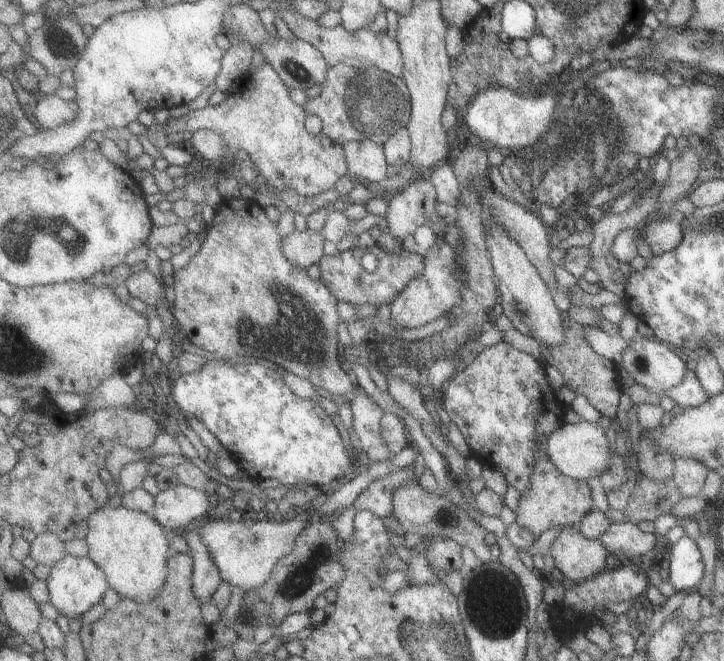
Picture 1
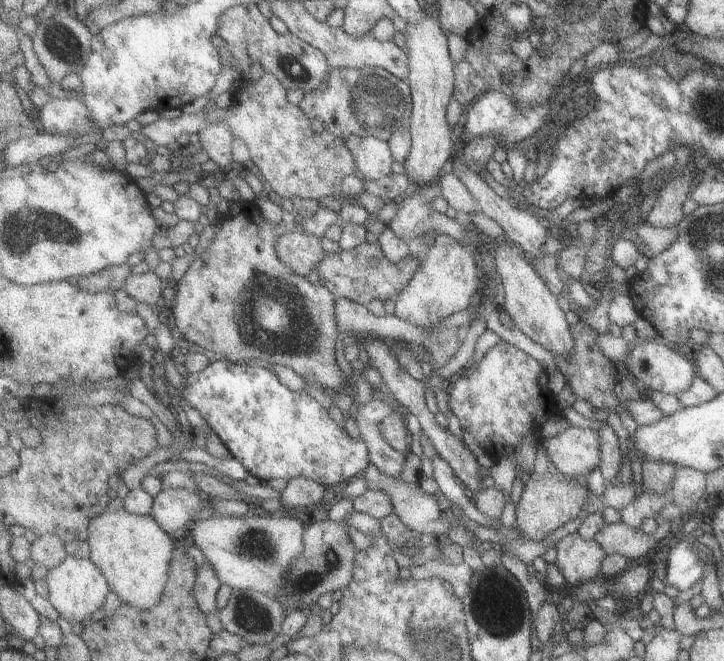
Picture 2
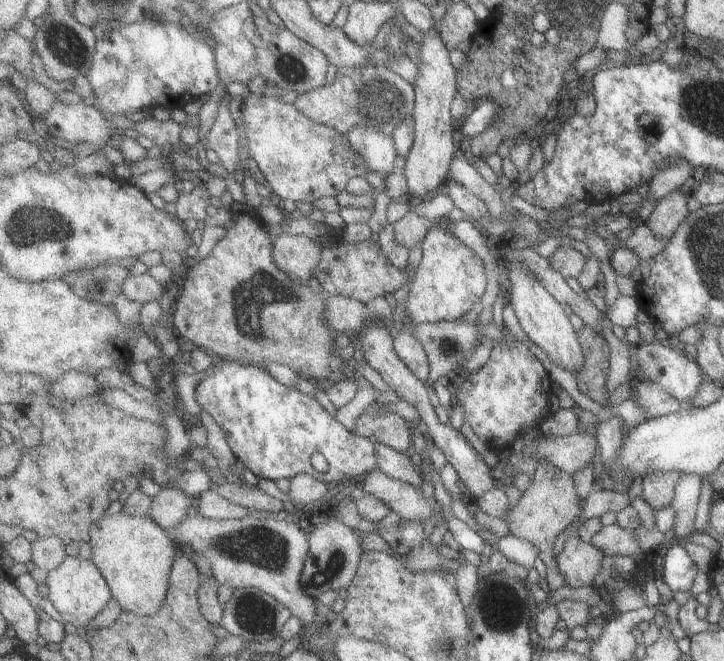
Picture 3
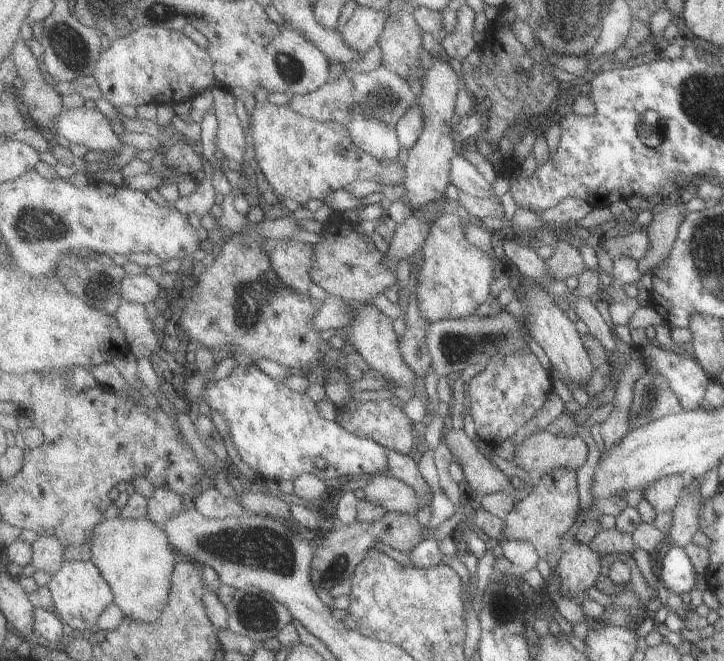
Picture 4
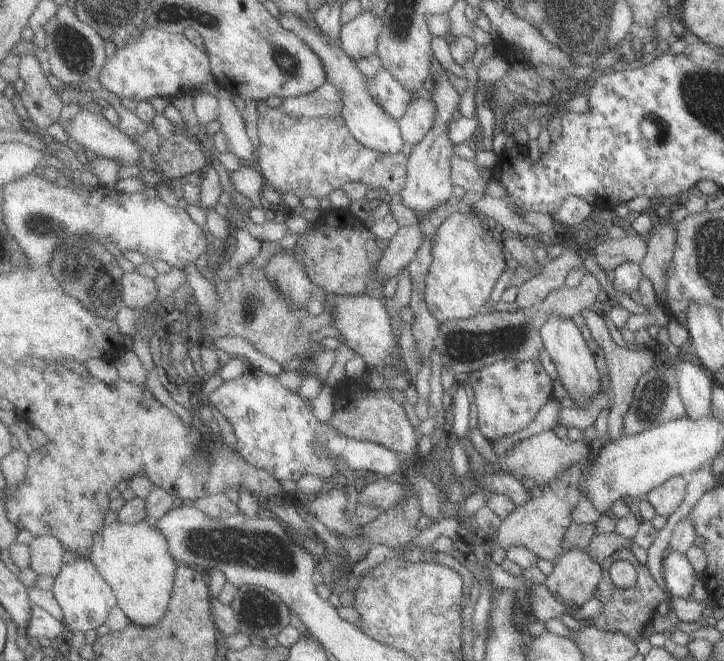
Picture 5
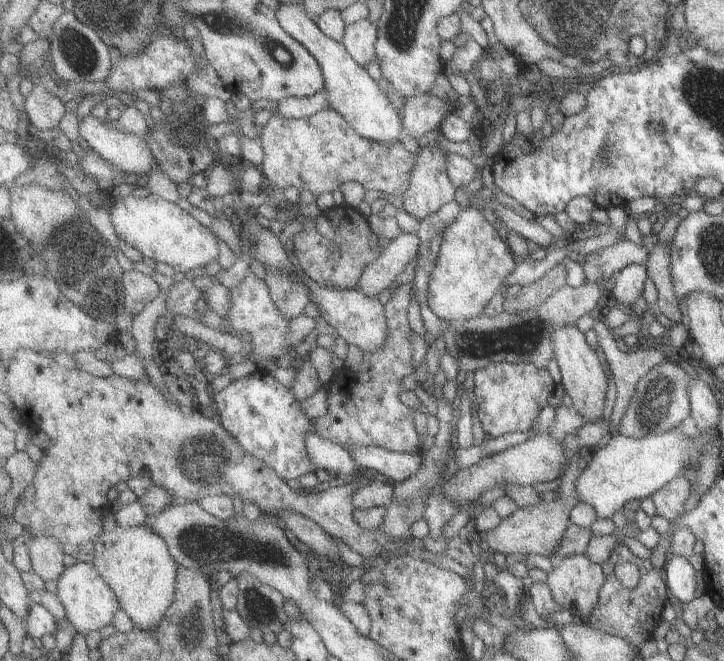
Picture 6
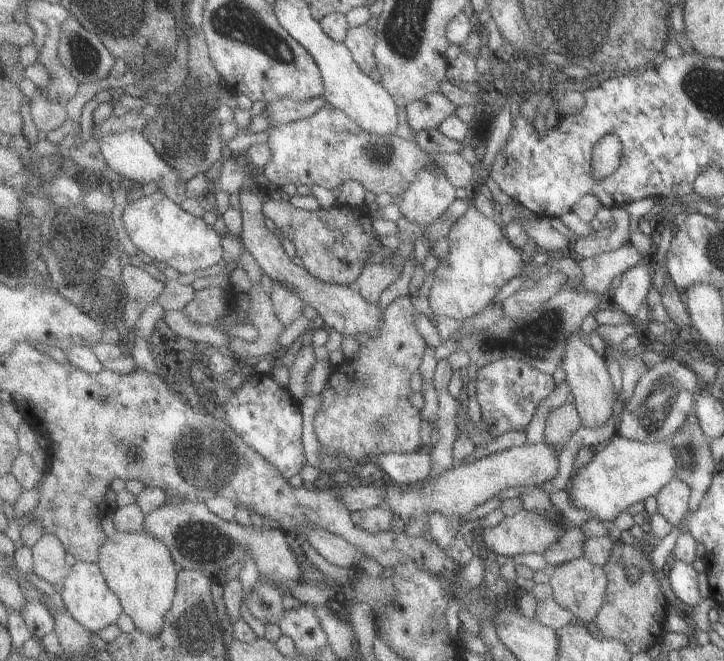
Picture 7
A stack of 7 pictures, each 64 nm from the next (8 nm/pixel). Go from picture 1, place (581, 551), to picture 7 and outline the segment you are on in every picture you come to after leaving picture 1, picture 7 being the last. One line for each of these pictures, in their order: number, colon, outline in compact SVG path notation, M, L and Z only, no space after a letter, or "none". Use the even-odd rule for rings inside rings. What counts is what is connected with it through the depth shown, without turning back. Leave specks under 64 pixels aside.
2: M579 534L565 536L557 546L557 566L569 580L569 586L583 586L601 574L607 550L597 540L587 540Z
3: M571 536L561 542L561 550L557 556L559 568L565 574L567 586L593 586L599 578L601 562L605 552L593 542L585 542L579 536Z
4: M571 540L565 544L565 554L559 560L557 574L561 576L563 590L567 594L579 594L589 592L589 588L597 588L599 576L603 576L601 568L603 556L591 548L591 544L583 544L577 540Z
5: M571 546L555 564L545 586L577 610L589 598L597 598L601 580L601 562L587 548Z
6: M587 554L565 556L553 566L553 572L547 578L547 586L551 588L551 594L557 600L557 604L561 604L569 612L575 612L581 622L587 622L587 618L591 618L595 608L599 606L597 600L599 600L599 590L603 582L605 582L603 566L595 564L591 558L587 558Z
7: M587 558L567 560L567 564L555 566L555 570L549 572L549 584L555 592L555 602L561 608L569 610L577 618L577 622L583 622L583 624L589 624L591 620L595 620L597 612L607 602L607 598L605 598L605 590L607 590L605 570L601 566L595 566Z

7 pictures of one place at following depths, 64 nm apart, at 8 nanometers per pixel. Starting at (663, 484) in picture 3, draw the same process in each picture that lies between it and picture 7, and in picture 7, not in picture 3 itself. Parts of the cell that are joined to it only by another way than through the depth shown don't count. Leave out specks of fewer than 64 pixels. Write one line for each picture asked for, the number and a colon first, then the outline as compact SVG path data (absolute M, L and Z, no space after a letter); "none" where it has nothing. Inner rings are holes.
4: M673 474L673 476L663 476L651 484L645 486L645 500L655 508L657 514L667 512L677 506L681 490L687 482L685 474Z
5: M673 476L671 480L663 482L659 488L647 492L645 500L655 508L659 516L671 516L685 500L689 476Z
6: M677 476L675 480L671 480L671 484L665 484L663 488L659 488L659 492L653 492L649 498L657 508L657 516L663 516L671 522L683 512L683 506L689 496L691 496L689 478Z
7: M681 478L673 480L671 484L667 484L667 488L659 490L655 496L659 514L671 524L681 522L691 512L691 494L693 490L685 480Z

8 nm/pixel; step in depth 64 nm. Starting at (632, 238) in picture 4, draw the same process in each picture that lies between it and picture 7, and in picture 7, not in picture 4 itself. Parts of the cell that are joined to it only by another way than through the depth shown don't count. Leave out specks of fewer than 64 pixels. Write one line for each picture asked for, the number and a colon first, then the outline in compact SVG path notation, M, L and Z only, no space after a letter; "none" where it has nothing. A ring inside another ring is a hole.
5: M629 234L625 238L609 238L597 248L591 248L591 254L603 266L603 270L615 270L619 264L631 260L641 266L645 254L649 252L649 240L641 234Z
6: M623 238L611 246L599 248L593 254L589 254L589 258L585 262L585 274L587 274L587 278L595 280L597 284L601 284L605 288L605 282L609 280L609 276L615 276L621 268L625 268L629 264L645 266L647 256L649 256L649 252L643 246L643 242L635 244L627 238Z
7: M631 242L609 250L595 254L587 260L583 260L579 266L583 268L583 282L579 288L599 292L601 296L609 298L611 294L611 282L627 272L631 266L641 266L647 264L649 256L641 254Z

